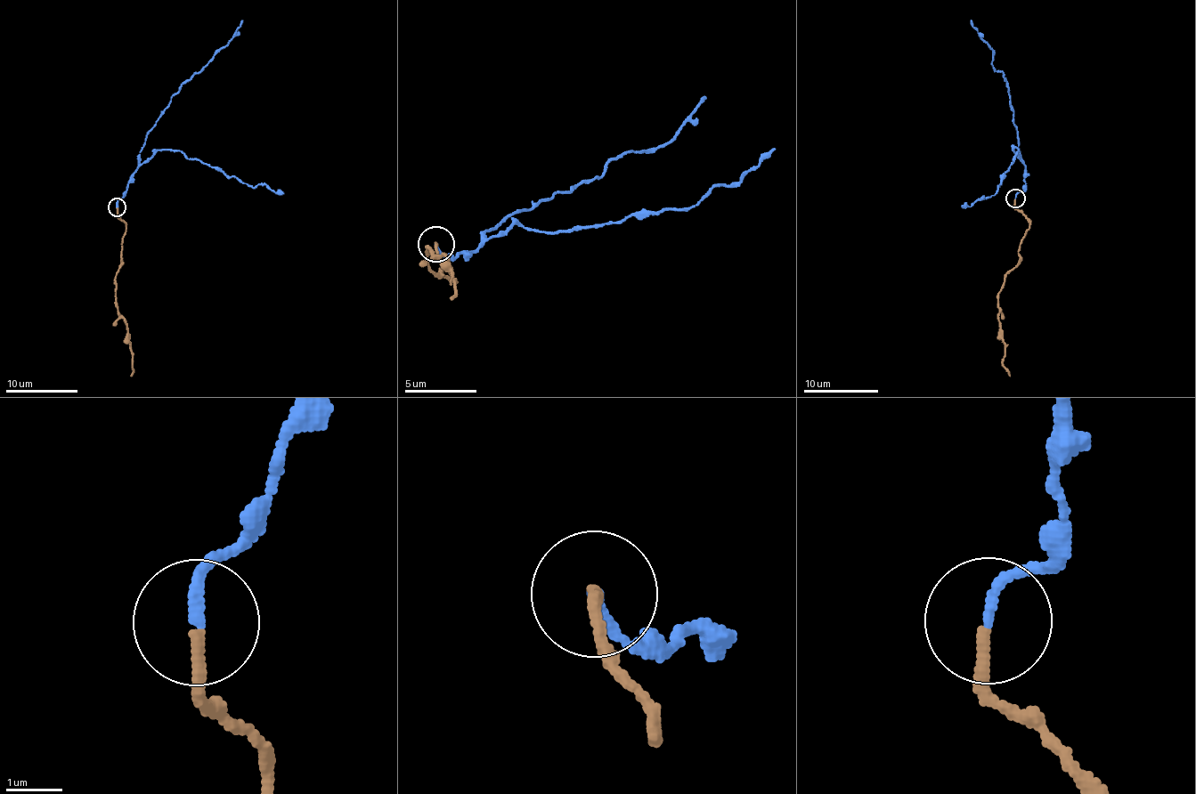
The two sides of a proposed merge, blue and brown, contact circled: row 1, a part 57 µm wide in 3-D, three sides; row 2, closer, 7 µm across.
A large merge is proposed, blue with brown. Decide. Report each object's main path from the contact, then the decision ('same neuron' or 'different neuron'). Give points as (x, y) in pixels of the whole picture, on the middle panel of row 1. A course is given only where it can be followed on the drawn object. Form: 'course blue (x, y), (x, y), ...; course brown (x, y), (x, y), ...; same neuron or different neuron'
course blue (436, 245), (456, 256), (475, 248), (500, 220), (599, 176), (625, 150), (663, 148), (705, 97); course brown (436, 245), (449, 280), (427, 255), (429, 247), (449, 263), (451, 299); same neuron

